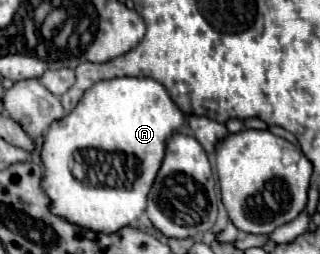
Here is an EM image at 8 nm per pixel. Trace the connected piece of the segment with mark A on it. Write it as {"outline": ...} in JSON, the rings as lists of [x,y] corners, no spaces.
{"outline":[[[113,78],[113,80],[103,80],[103,82],[97,82],[93,88],[89,88],[85,92],[85,96],[81,98],[81,102],[77,104],[77,108],[73,112],[69,112],[67,116],[63,116],[61,120],[53,122],[45,134],[45,140],[43,140],[43,146],[41,146],[41,162],[43,162],[43,180],[41,180],[41,190],[45,190],[45,196],[49,198],[49,210],[53,210],[53,214],[57,214],[59,218],[65,218],[67,222],[73,222],[75,226],[85,226],[89,230],[97,230],[97,232],[103,232],[103,234],[113,234],[125,226],[131,226],[133,222],[139,220],[139,216],[145,212],[147,208],[147,194],[155,182],[155,176],[161,168],[161,162],[165,158],[165,146],[167,146],[167,140],[171,138],[171,134],[179,132],[183,126],[187,126],[187,120],[189,116],[183,114],[177,104],[173,102],[171,94],[165,90],[163,84],[159,84],[157,80],[153,78]]]}

